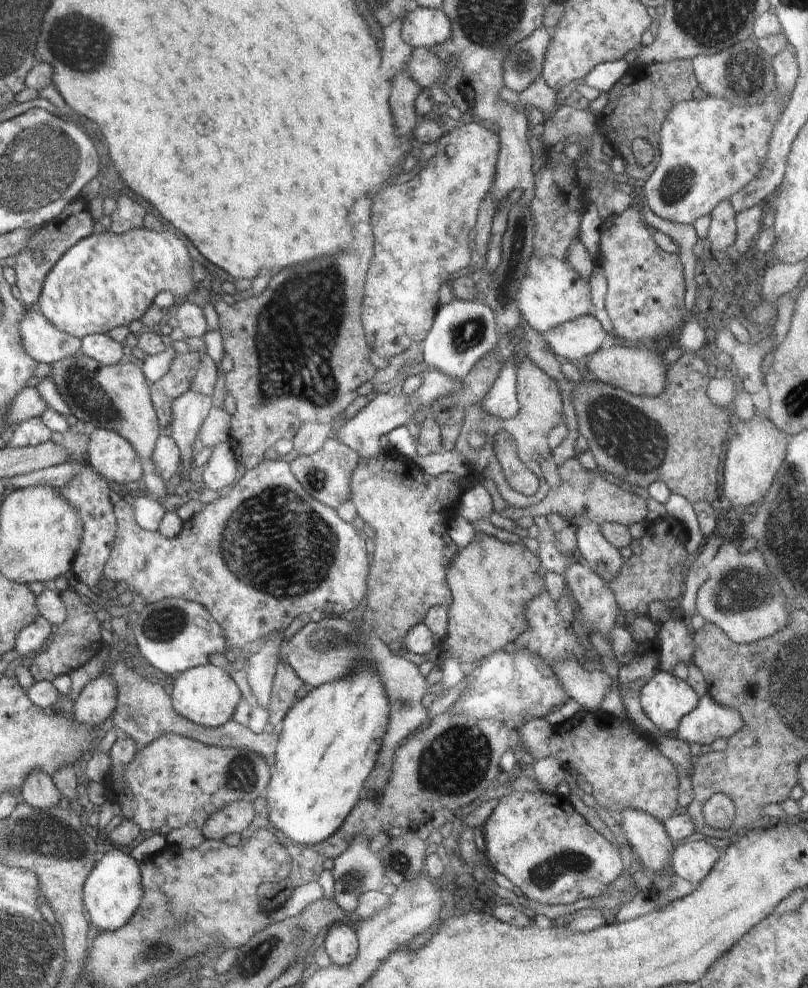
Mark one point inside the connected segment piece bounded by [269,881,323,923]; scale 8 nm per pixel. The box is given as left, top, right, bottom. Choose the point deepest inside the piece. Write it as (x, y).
(302, 897)

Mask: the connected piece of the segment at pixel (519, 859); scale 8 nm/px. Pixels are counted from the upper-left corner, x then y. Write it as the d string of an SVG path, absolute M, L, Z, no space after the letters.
M514 791L498 800L490 816L481 826L486 842L486 862L489 868L504 875L524 896L548 905L568 905L584 898L600 897L608 884L621 875L623 870L620 851L574 810L568 797L556 793Z

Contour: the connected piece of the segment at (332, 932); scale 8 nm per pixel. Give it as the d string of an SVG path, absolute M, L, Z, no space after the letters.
M343 923L332 924L326 932L323 946L332 963L338 966L352 964L359 950L355 927Z

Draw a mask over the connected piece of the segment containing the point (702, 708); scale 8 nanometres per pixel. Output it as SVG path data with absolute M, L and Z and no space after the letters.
M706 692L698 698L698 706L682 718L676 731L666 737L678 738L688 745L696 743L707 748L719 738L730 738L742 726L742 716L738 714L738 710L718 704Z

